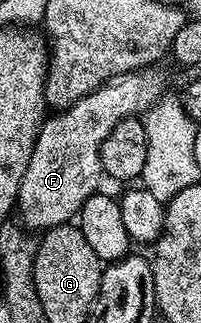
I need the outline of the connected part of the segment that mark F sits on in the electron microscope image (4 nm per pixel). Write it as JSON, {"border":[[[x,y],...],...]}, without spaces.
{"border":[[[147,67],[137,69],[134,73],[121,73],[72,107],[55,112],[43,120],[32,147],[32,159],[28,159],[24,179],[18,188],[16,213],[22,216],[20,221],[25,228],[45,231],[73,222],[82,210],[82,204],[93,193],[99,192],[98,180],[104,177],[98,158],[102,141],[112,127],[116,127],[116,123],[126,117],[145,114],[162,99],[162,77],[156,70]]]}

